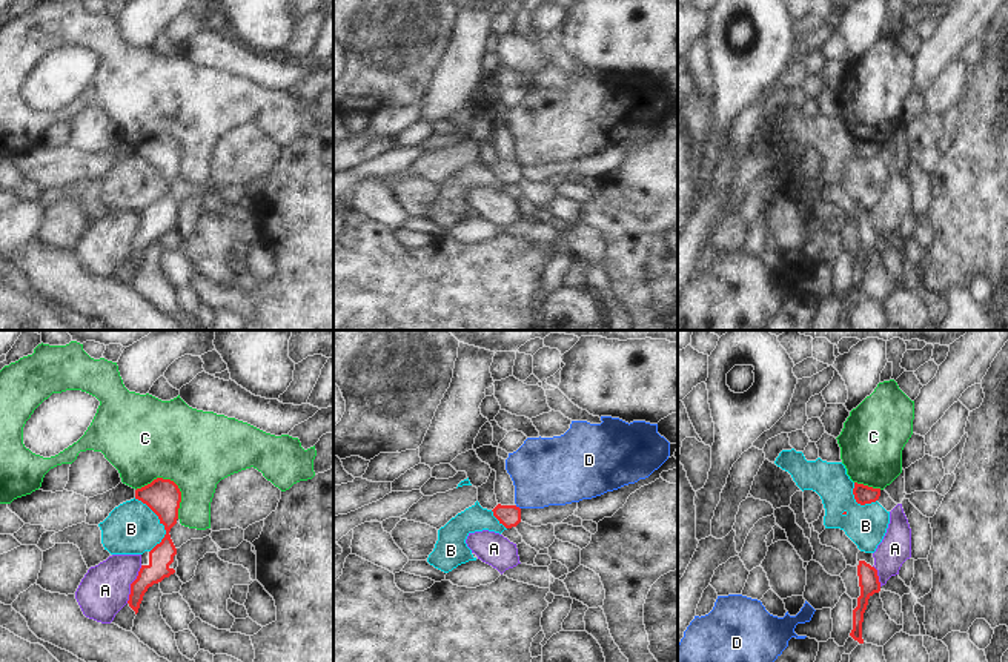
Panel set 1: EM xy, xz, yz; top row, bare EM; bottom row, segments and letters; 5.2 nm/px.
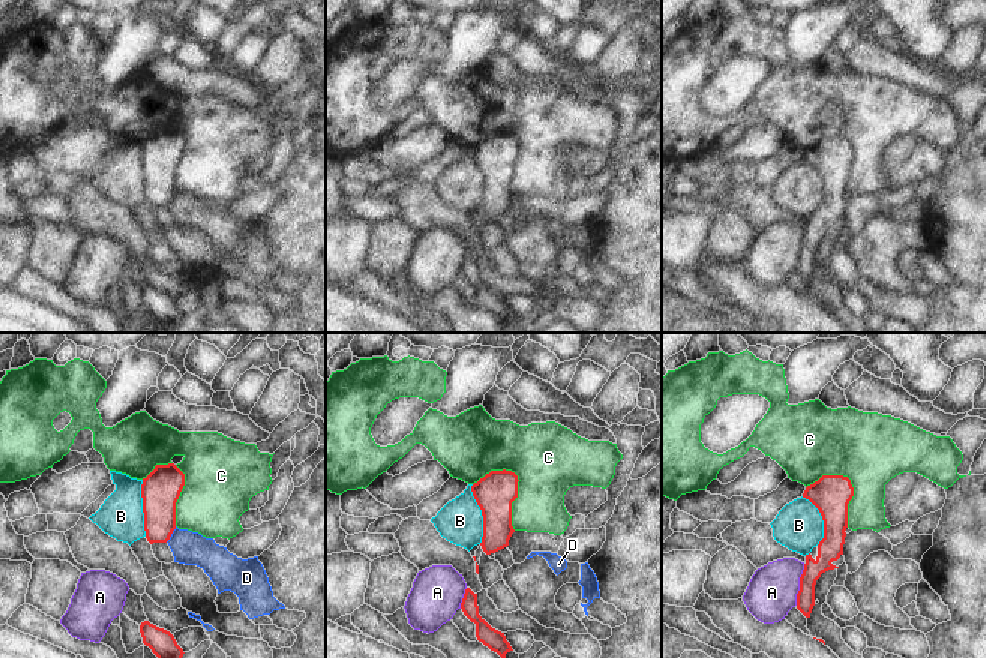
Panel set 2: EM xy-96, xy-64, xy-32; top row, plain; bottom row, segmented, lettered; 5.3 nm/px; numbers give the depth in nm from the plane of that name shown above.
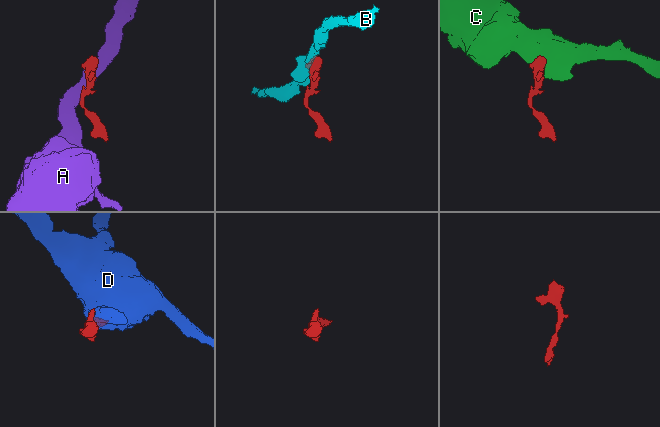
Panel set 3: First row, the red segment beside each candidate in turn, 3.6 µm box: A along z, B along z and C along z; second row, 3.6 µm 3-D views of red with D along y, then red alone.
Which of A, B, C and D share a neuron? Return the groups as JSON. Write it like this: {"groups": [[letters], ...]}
{"groups": [["A"], ["B"], ["C"], ["D"]]}

